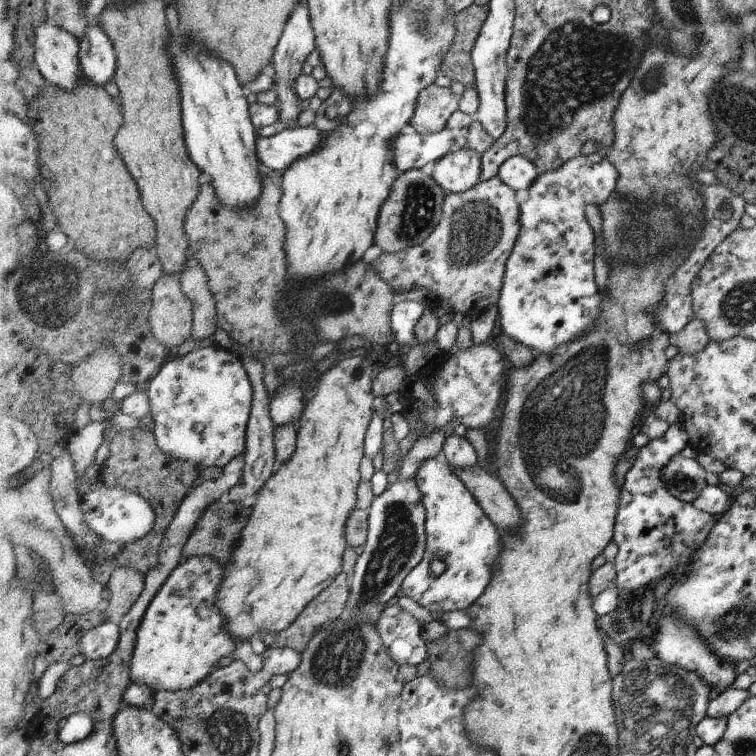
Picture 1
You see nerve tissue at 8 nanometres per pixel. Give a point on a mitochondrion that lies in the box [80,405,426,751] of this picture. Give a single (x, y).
(398, 540)

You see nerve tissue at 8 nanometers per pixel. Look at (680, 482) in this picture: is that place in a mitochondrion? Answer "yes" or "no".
yes

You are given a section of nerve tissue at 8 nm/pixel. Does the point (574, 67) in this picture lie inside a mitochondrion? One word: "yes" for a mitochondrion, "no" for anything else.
yes

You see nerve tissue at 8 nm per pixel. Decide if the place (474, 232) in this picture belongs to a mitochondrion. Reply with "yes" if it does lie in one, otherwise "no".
yes

